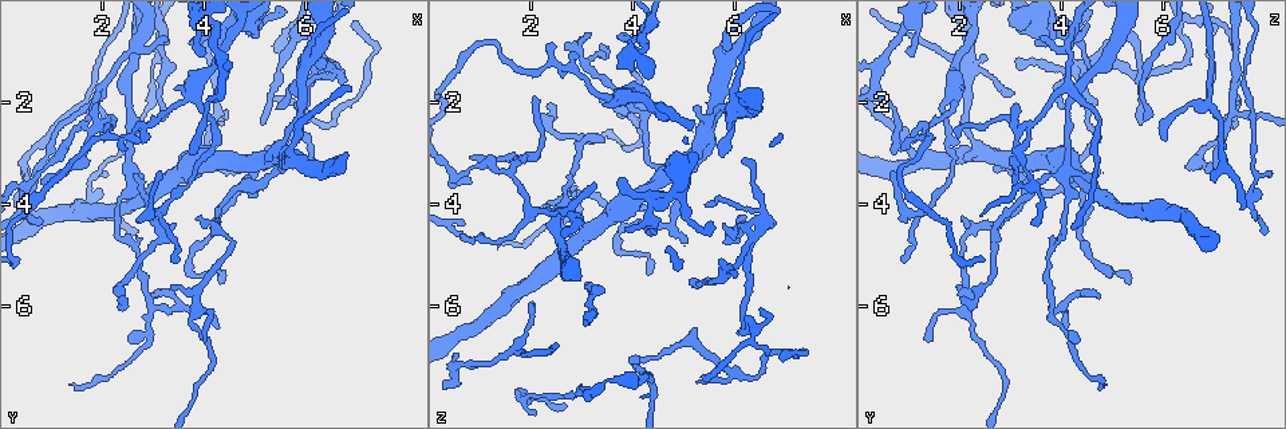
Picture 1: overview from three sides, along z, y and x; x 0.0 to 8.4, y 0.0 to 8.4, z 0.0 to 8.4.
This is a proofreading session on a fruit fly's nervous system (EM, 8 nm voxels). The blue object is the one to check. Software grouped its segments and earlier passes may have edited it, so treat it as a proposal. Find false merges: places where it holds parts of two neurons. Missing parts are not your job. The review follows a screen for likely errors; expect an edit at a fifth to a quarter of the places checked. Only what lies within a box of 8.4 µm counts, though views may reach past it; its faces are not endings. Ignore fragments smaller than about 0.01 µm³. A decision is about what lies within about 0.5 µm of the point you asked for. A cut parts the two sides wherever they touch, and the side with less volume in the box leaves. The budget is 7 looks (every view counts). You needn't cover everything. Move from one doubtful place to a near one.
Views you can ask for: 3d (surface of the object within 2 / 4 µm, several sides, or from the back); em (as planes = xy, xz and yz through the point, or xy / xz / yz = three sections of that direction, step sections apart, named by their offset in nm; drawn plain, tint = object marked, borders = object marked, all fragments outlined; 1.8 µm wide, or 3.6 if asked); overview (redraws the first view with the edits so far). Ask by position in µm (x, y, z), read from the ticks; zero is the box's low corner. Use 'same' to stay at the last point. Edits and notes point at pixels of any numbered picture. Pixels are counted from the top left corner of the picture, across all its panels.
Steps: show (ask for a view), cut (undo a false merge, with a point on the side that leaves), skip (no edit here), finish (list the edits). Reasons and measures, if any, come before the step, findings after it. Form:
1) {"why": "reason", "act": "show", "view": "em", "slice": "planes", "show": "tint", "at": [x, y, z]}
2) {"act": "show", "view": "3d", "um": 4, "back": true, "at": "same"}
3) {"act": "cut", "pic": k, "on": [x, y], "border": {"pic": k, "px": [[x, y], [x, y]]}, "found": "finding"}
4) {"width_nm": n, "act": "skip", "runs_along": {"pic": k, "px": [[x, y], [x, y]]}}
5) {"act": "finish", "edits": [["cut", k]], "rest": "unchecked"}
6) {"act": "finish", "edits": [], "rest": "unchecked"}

{"why": "side arm on a straight run", "act": "show", "view": "em", "slice": "xz", "step": 4, "show": "tint", "at": [5.50, 3.00, 2.35]}

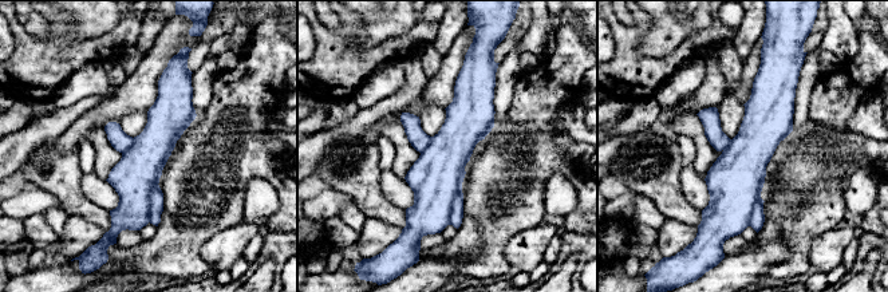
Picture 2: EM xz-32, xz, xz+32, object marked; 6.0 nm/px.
{"act": "show", "view": "em", "slice": "planes", "show": "tint", "at": "same"}

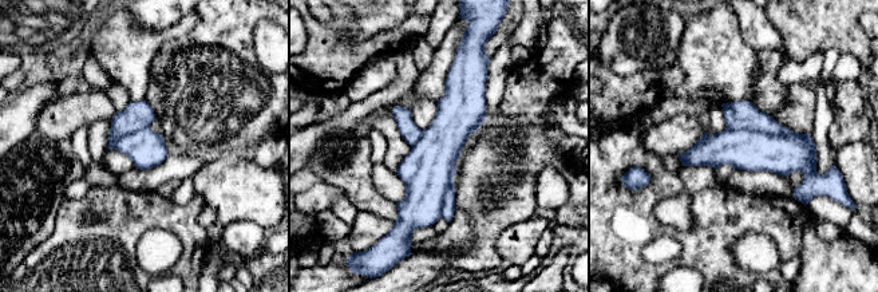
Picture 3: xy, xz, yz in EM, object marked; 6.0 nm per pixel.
{"width_nm": 240, "act": "cut", "pic": 3, "on": [750, 150], "found": "a second neuron is stuck on"}

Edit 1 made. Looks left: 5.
{"why": "redraw", "act": "show", "view": "overview"}

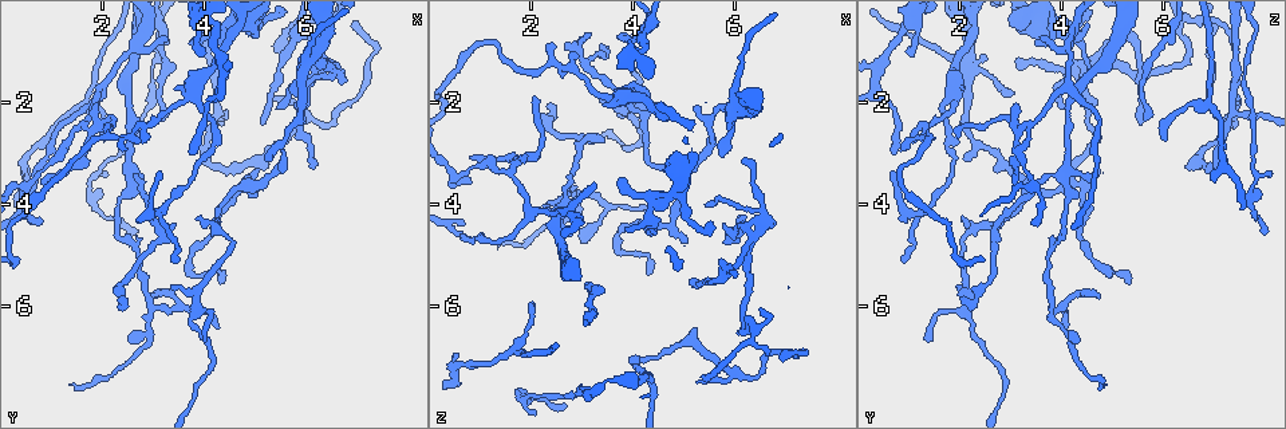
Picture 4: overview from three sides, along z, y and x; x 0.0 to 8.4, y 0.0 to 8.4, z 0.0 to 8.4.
{"act": "show", "view": "3d", "um": 2, "at": [1.60, 2.50, 3.30]}

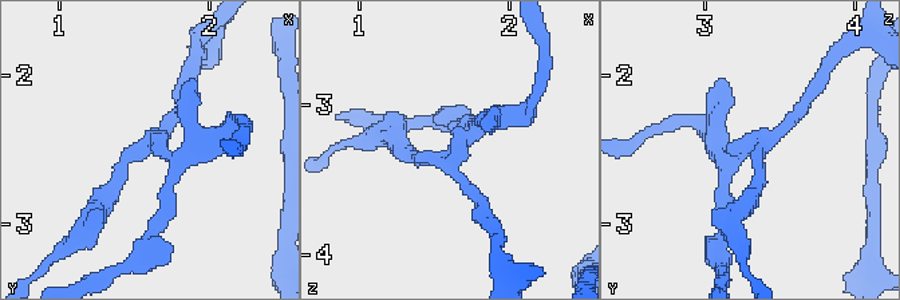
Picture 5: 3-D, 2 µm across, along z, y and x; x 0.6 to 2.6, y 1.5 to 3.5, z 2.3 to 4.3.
{"arms": 4, "act": "show", "view": "em", "slice": "planes", "show": "tint", "at": [1.66, 2.48, 3.28]}

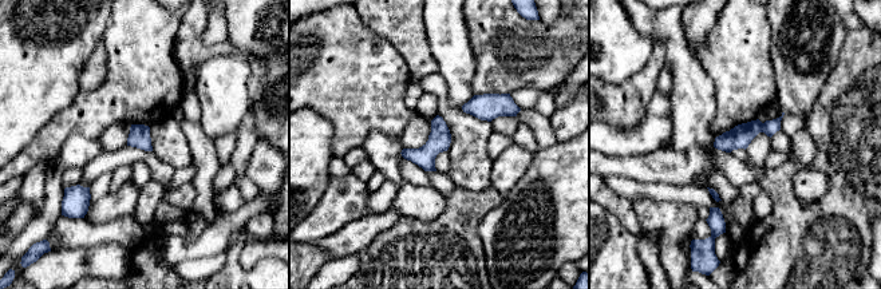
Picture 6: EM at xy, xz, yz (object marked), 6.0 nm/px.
{"width_nm": 130, "act": "skip", "runs_along": {"pic": 6, "px": [[777, 122], [718, 145]]}, "found": "continuous, no second neuron"}

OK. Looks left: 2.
{"why": "four arms meet", "act": "show", "view": "em", "slice": "planes", "show": "tint", "at": [6.35, 1.20, 4.65]}

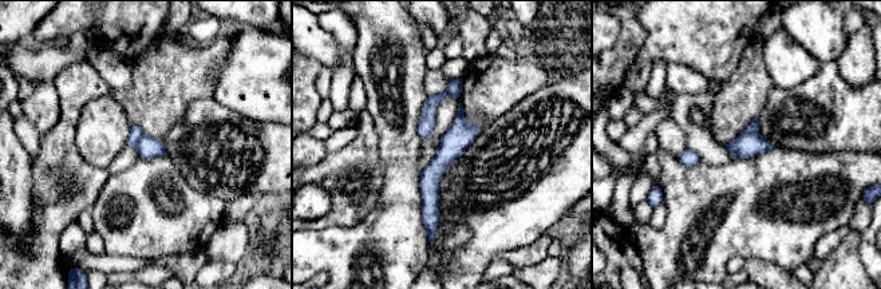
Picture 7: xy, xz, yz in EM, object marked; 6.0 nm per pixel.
{"act": "skip", "runs_along": {"pic": 7, "px": [[461, 111], [461, 135], [430, 177], [430, 229]]}, "found": "one neuron here"}

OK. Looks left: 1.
{"act": "finish", "edits": [["cut", 3]], "rest": "unchecked"}

